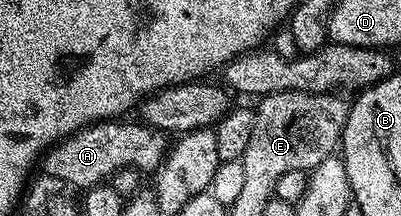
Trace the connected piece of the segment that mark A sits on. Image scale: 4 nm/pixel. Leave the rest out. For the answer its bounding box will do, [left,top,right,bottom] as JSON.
[41,121,169,189]

